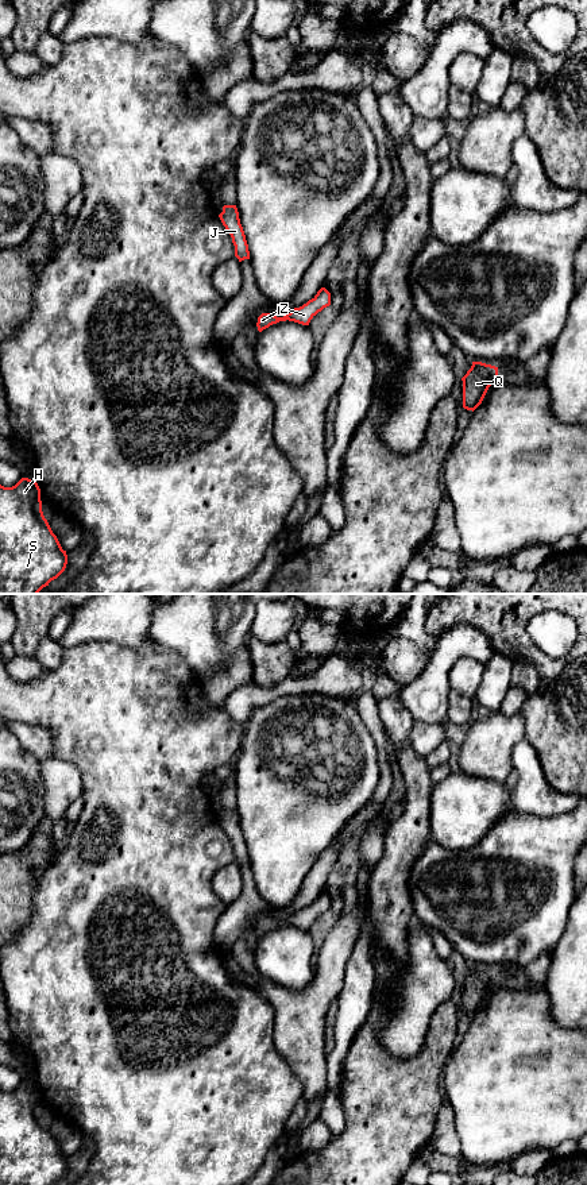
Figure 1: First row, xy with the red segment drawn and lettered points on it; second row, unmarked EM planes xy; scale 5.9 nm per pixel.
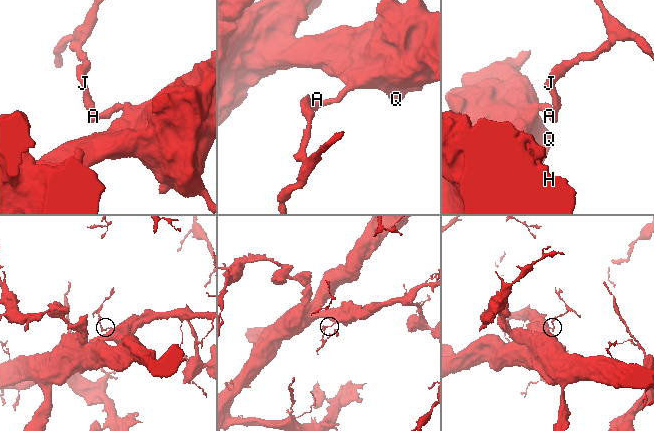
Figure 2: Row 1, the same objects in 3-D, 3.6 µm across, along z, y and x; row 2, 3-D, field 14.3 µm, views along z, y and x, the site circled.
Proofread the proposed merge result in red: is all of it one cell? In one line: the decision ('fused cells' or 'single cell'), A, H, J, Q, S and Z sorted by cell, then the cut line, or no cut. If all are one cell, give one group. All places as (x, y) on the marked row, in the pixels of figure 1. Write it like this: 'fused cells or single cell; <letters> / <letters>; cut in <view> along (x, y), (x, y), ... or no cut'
single cell; A H J Q S Z; no cut

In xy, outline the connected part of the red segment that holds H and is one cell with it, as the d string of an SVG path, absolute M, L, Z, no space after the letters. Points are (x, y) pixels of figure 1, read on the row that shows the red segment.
M22 478L12 487L0 485L0 594L38 594L66 564L66 551L43 516L38 483Z

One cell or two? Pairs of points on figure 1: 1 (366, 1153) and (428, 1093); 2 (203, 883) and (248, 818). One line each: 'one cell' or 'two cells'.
1: one cell
2: two cells

